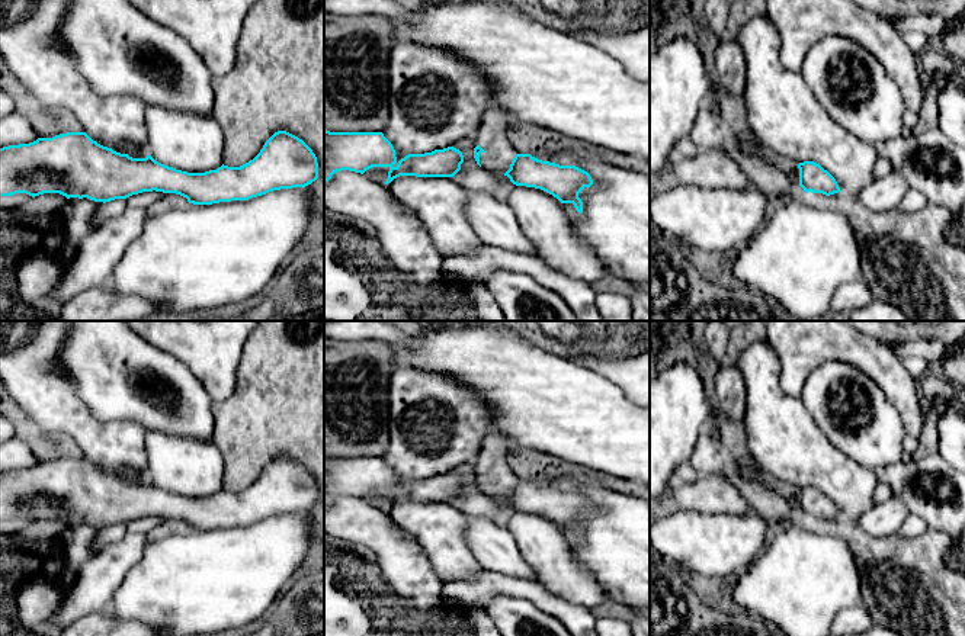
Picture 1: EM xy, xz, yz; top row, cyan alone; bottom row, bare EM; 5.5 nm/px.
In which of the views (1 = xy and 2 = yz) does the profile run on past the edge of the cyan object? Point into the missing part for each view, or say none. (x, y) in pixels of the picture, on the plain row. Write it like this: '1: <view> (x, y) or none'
1: none
2: none

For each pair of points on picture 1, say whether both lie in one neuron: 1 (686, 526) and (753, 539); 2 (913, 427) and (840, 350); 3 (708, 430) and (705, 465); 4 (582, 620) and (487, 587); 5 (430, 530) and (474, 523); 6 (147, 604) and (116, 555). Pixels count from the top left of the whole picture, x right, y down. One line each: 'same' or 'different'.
1: same
2: same
3: same
4: same
5: different
6: different

